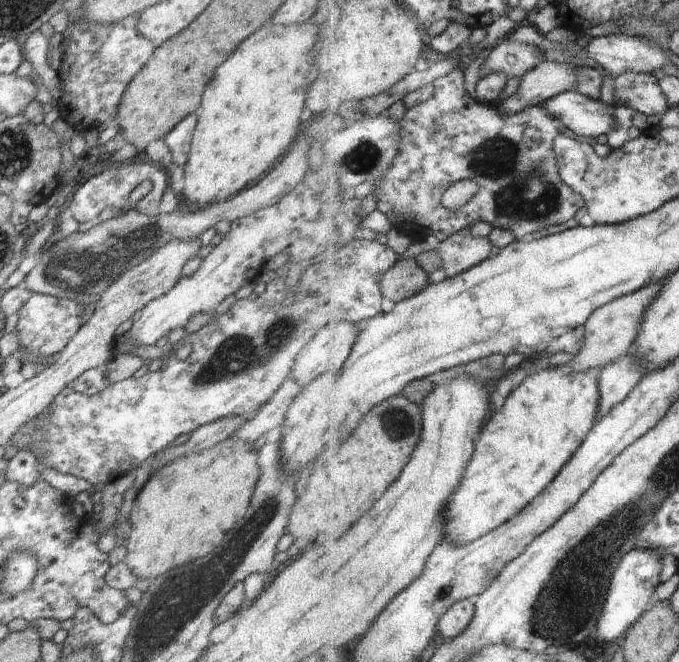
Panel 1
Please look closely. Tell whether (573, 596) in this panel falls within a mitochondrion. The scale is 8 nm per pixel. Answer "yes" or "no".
yes

